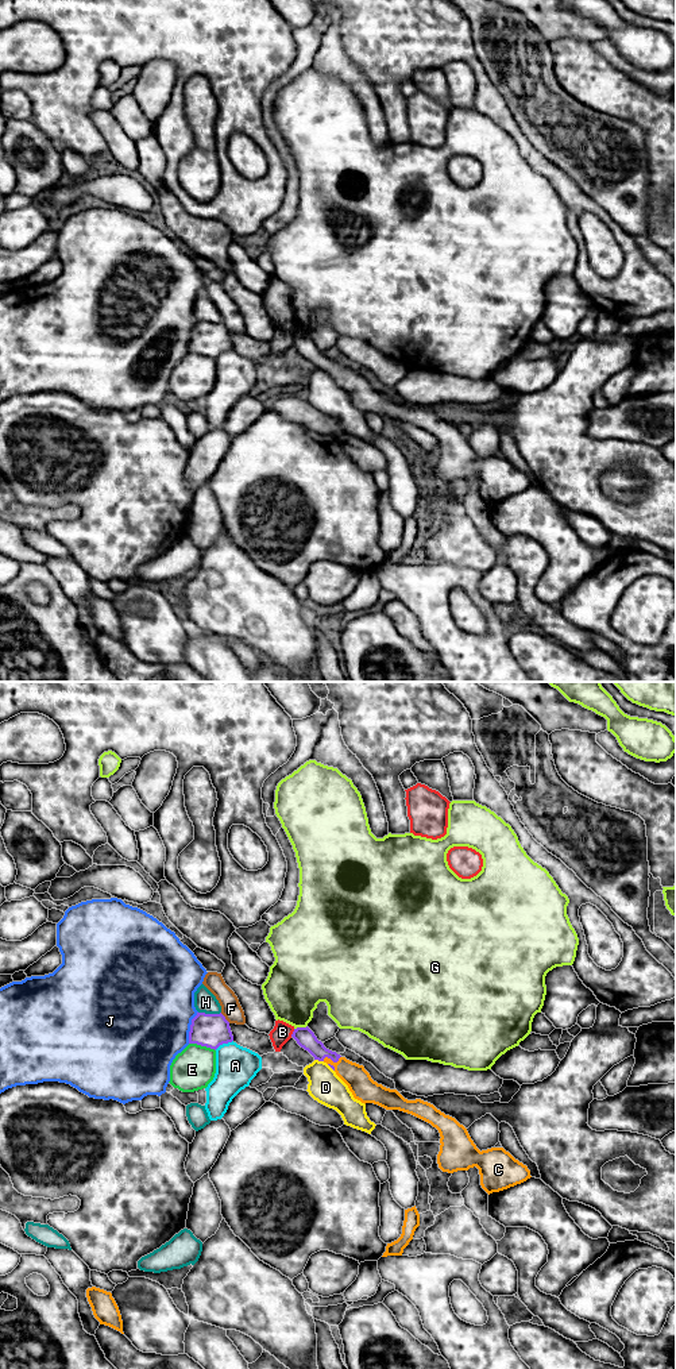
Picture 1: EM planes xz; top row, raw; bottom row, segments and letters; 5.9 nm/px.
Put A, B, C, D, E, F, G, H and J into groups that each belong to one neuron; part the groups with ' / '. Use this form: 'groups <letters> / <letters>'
groups A / B / C / D / E / F / G / H / J

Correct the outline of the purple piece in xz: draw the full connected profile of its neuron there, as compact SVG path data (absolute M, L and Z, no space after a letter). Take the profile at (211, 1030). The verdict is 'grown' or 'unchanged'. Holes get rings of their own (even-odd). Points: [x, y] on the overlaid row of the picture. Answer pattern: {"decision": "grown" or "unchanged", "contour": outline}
{"decision": "unchanged", "contour": "M197 1013L192 1019L189 1044L217 1049L233 1041L229 1022L220 1014Z"}

